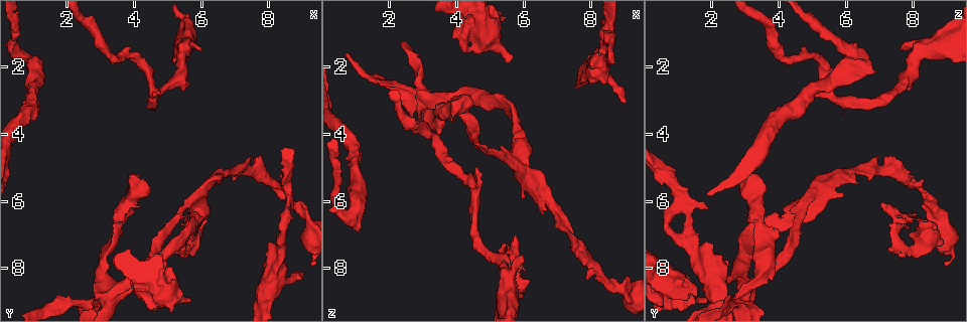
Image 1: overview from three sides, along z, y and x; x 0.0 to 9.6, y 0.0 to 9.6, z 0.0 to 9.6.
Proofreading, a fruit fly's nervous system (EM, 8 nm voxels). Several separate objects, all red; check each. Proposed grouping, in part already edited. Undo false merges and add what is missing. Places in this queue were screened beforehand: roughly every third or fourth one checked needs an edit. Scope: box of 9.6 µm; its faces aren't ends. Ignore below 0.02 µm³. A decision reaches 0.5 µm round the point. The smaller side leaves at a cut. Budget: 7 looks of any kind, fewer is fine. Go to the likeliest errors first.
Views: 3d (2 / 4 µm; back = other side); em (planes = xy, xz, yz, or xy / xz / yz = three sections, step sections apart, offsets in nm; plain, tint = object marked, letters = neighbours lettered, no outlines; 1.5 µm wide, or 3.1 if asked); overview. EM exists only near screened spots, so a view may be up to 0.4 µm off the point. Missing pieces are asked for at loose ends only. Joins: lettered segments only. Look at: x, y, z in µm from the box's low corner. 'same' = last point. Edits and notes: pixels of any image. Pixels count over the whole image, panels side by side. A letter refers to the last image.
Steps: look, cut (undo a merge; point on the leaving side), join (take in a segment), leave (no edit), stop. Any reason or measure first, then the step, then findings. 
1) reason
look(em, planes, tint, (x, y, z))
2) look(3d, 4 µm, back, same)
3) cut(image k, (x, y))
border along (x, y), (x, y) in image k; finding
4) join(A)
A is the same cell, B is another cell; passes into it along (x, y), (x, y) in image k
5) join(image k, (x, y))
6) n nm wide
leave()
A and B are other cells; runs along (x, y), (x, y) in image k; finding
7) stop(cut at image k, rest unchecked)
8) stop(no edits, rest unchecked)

an open end
look(em, planes, letters, (5.50, 8.95, 1.85))

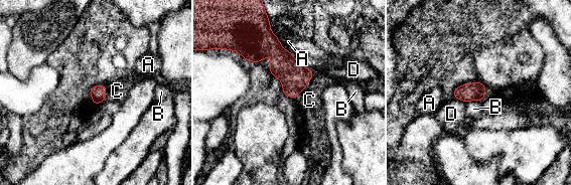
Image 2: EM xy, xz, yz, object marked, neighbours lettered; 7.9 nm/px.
C touches over 260 nm
join(C)
C is the same cell, A, B and D are other cells; passes into it along (294, 77), (306, 84), (309, 100) in image 2; it goes on there

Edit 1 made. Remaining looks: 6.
redraw
look(overview)

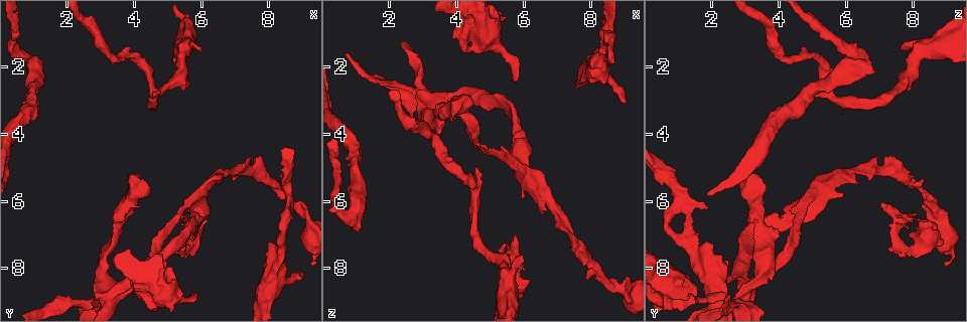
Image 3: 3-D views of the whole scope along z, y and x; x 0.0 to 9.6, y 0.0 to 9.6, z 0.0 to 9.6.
free end
look(3d, 4 µm, back, (7.95, 7.25, 2.00))

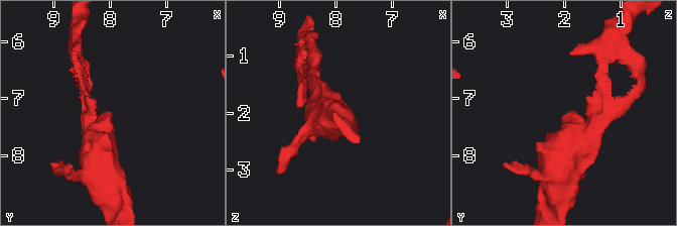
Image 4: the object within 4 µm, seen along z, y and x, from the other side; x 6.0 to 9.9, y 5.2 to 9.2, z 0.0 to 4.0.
look(em, planes, letters, (8.00, 7.25, 2.05))

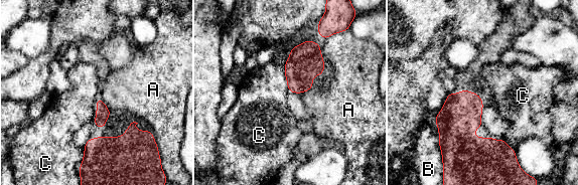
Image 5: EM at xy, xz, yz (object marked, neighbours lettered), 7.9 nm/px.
leave()
A, B and C are other cells; border along (283, 65), (288, 88) in image 5; no lettered segment goes on from it

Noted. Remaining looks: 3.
thick turns thin
look(em, planes, letters, (5.90, 6.60, 4.00))

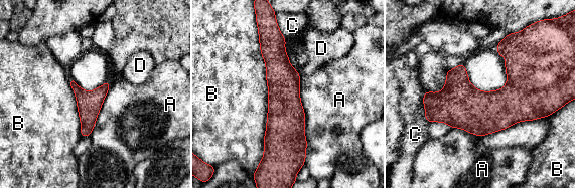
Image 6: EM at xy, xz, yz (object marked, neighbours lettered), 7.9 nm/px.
leave()
A, B, C and D are other cells; border along (299, 75), (305, 161) in image 6; one cell here

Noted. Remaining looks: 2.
stop(join at image 2, rest unchecked)

